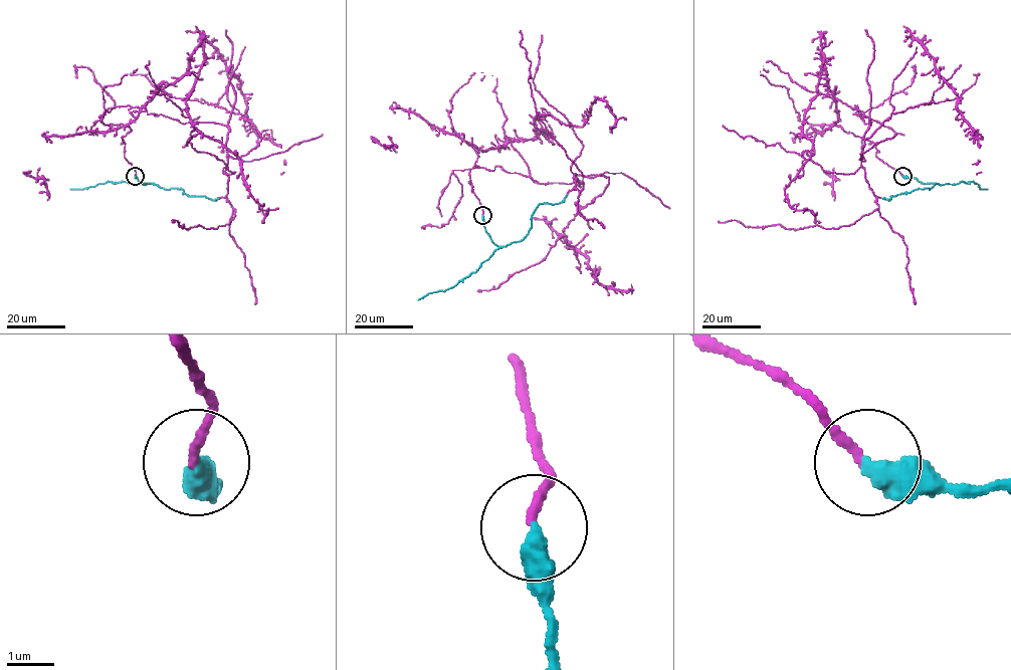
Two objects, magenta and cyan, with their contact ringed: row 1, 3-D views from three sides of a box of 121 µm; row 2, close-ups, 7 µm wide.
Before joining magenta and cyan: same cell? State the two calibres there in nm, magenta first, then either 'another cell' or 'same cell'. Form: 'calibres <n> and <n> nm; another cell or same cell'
calibres 190 and 480 nm; same cell

